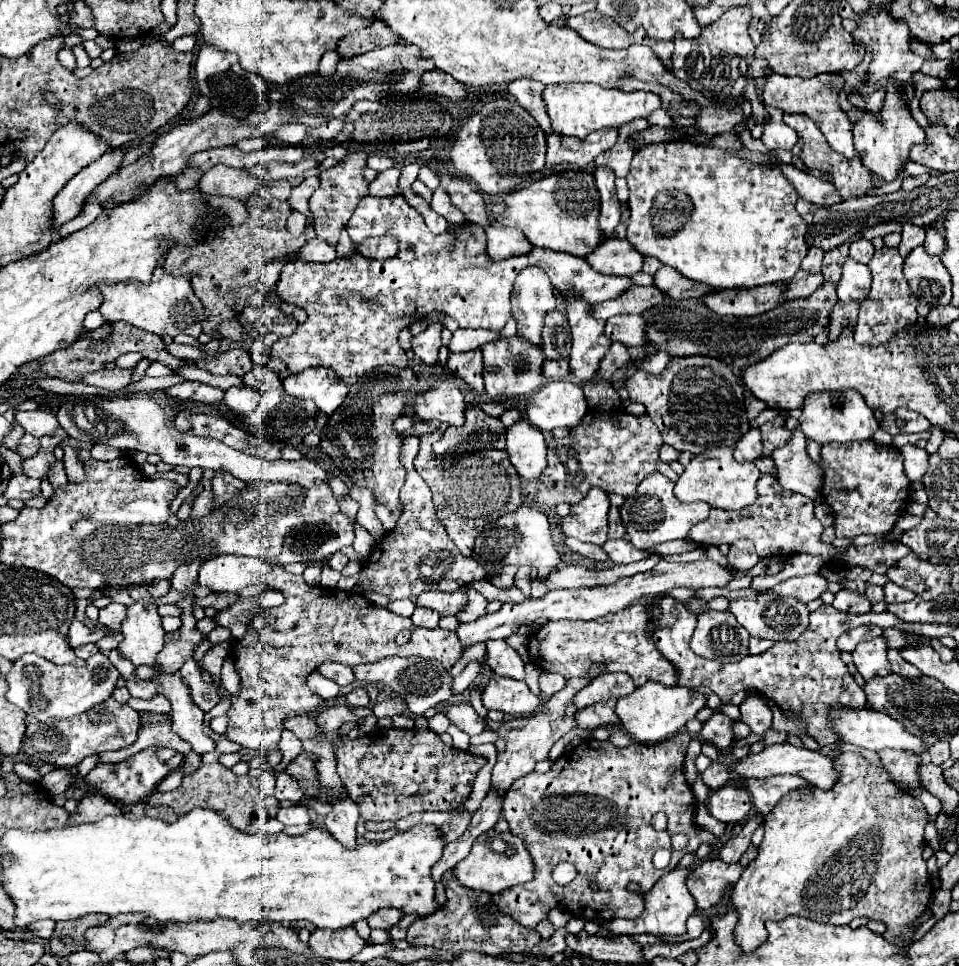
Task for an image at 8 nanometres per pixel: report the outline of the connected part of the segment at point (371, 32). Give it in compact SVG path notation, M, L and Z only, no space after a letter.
M374 20L368 28L354 30L350 36L340 40L336 50L342 54L342 58L352 58L368 50L374 50L378 46L400 44L400 42L402 40L394 40L394 34L390 32L390 28L386 28L386 24L382 24L382 20Z

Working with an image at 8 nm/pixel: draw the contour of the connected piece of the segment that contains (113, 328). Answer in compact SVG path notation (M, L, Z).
M112 322L112 324L104 324L98 330L92 332L84 332L82 338L78 342L74 342L72 346L52 352L50 356L46 356L42 360L42 372L52 376L52 378L60 378L66 382L80 382L84 374L90 374L94 370L102 370L106 362L114 362L118 356L126 354L126 352L140 352L144 358L152 360L152 362L162 362L164 366L178 370L180 366L184 366L182 360L170 356L164 348L162 348L162 340L154 334L148 334L144 330L138 330L126 322Z

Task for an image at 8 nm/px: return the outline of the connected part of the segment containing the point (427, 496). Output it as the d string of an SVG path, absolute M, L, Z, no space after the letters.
M406 436L400 448L400 462L408 470L406 484L400 490L404 514L400 516L396 528L384 536L384 542L380 540L374 546L368 562L364 562L360 572L362 592L374 590L388 596L390 600L416 598L428 590L454 592L464 584L486 578L486 570L474 558L460 556L454 542L446 536L442 522L436 520L436 512L432 506L432 492L428 484L424 484L424 480L418 476L418 472L414 472L412 468L412 460L416 458L418 444L420 444L418 436Z

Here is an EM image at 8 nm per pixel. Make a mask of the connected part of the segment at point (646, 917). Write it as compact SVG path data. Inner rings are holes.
M674 868L670 872L666 872L656 884L654 888L644 896L646 898L646 908L642 912L642 916L638 920L612 920L612 928L610 932L620 936L620 934L626 934L626 936L632 936L632 934L658 934L658 936L664 936L664 934L686 934L686 920L696 912L696 902L686 886L686 880L690 878L690 872L692 868Z

